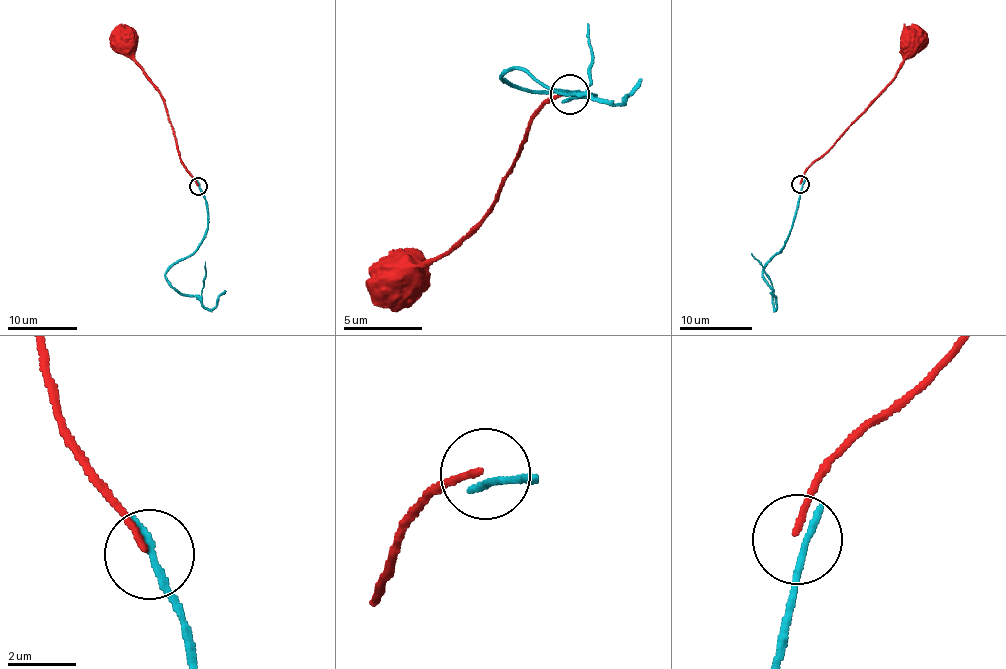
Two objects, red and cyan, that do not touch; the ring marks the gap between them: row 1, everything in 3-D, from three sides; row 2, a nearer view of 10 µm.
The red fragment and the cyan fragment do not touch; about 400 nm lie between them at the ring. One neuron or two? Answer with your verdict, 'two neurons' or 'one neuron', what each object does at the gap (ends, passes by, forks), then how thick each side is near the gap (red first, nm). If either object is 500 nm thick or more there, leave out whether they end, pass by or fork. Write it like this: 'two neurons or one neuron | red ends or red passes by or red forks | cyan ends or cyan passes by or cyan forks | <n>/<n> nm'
two neurons | red ends | cyan passes by | 180/190 nm

